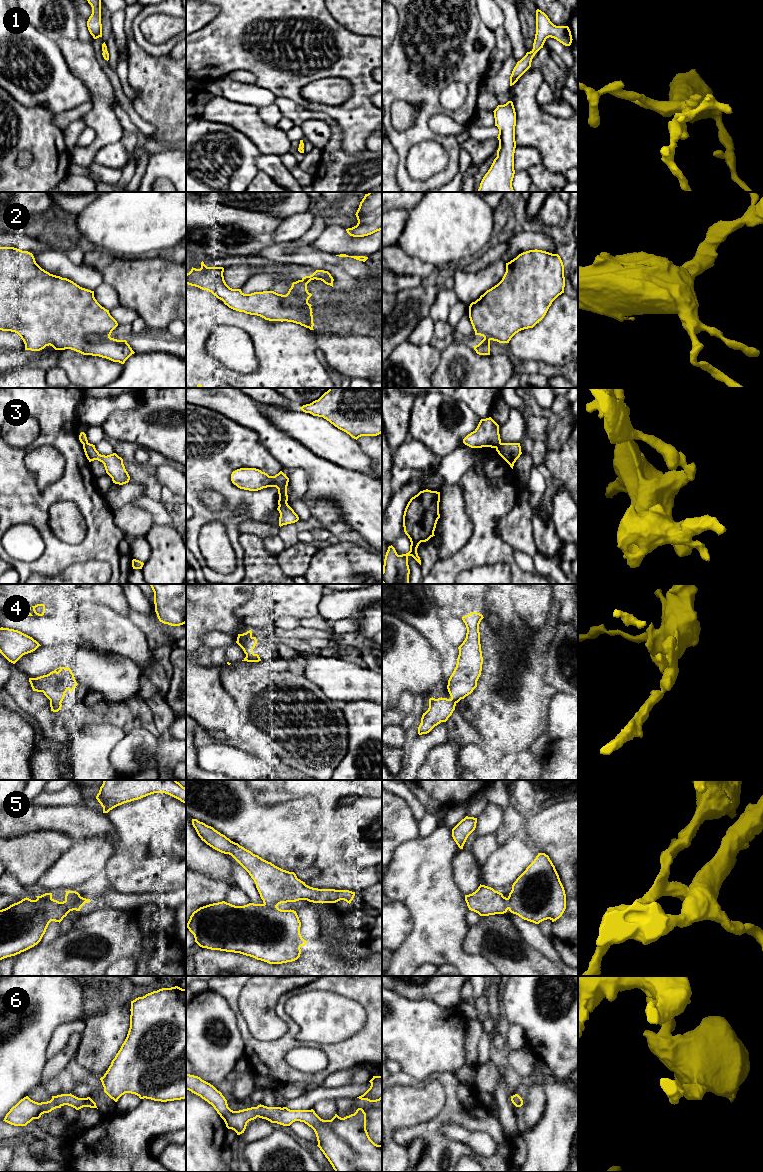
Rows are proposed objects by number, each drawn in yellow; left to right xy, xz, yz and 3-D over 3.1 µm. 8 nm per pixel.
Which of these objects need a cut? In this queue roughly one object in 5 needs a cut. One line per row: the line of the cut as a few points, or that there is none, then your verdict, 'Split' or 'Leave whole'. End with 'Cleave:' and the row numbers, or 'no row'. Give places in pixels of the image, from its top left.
1: No split. Leave whole
2: No split. Leave whole
3: Split along xz (286, 502), (279, 506). Split
4: No split. Leave whole
5: No split. Leave whole
6: No split. Leave whole
Cleave: 3

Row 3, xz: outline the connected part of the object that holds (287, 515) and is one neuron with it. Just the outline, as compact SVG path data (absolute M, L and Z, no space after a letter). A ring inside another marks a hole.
M285 503L284 505L278 506L277 510L280 513L279 517L279 526L295 523L299 520L298 515L294 512L294 510Z

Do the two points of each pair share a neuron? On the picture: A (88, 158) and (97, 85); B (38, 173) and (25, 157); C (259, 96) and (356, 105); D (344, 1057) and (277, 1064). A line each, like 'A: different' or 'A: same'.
A: same
B: different
C: different
D: same

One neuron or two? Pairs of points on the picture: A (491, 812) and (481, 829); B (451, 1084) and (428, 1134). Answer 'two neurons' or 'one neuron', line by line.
A: one neuron
B: one neuron

